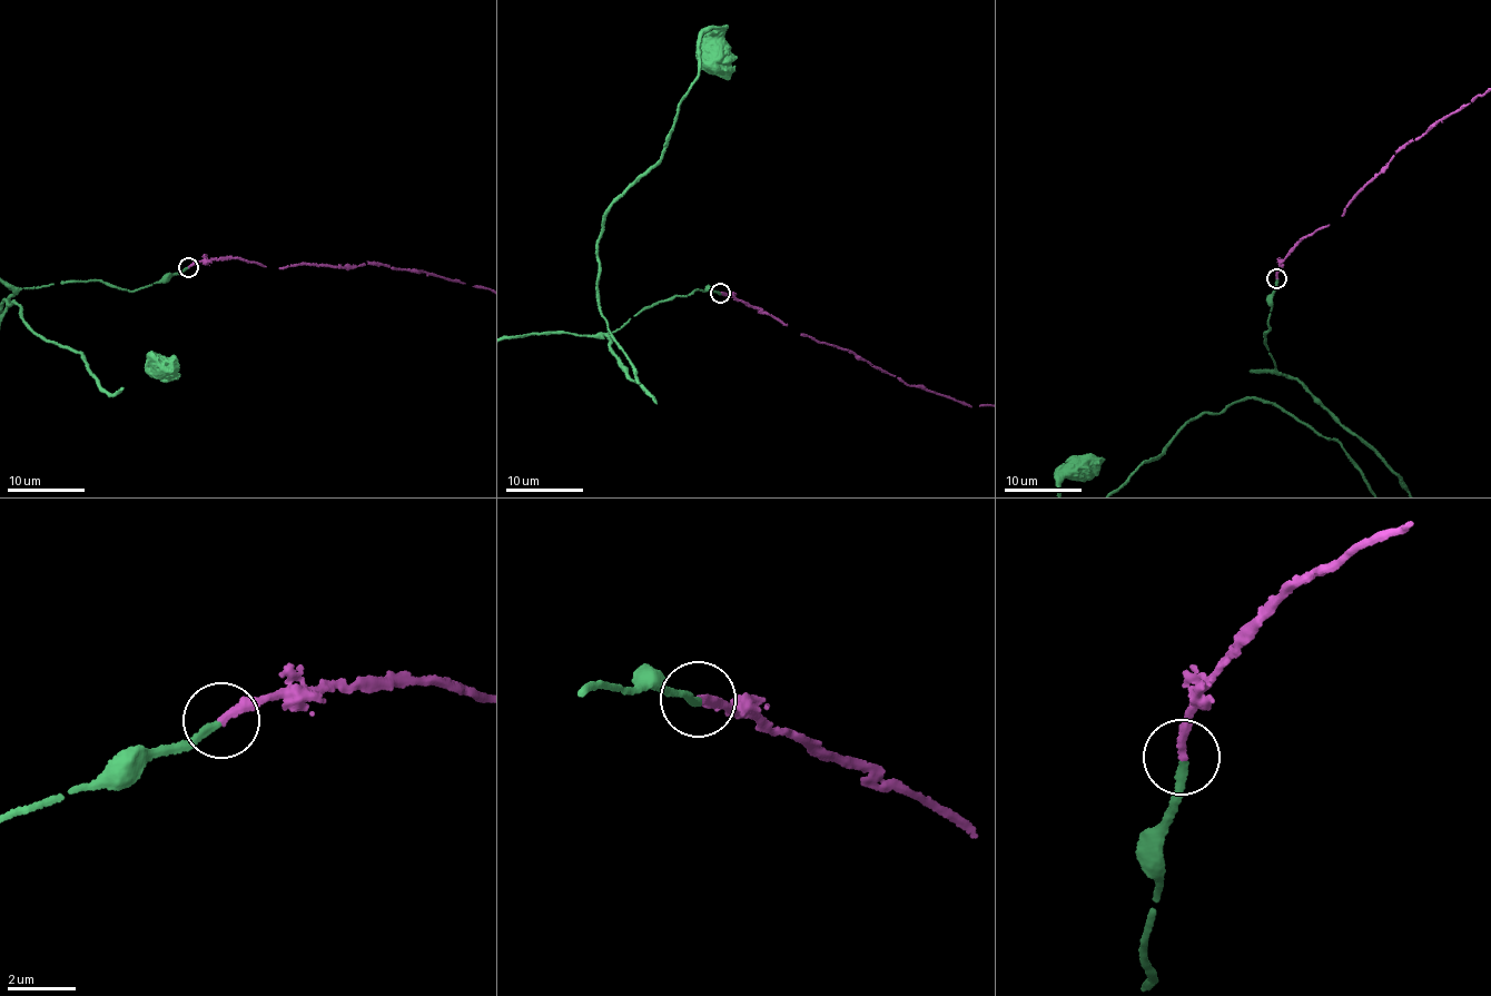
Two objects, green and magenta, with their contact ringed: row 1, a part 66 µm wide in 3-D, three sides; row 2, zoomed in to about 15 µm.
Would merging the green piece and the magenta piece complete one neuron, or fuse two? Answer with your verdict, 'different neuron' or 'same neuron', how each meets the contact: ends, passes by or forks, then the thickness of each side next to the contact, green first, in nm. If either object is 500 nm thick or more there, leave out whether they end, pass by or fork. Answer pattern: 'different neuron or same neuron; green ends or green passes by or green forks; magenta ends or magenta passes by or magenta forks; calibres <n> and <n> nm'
same neuron; green ends; magenta ends; calibres 200 and 240 nm

